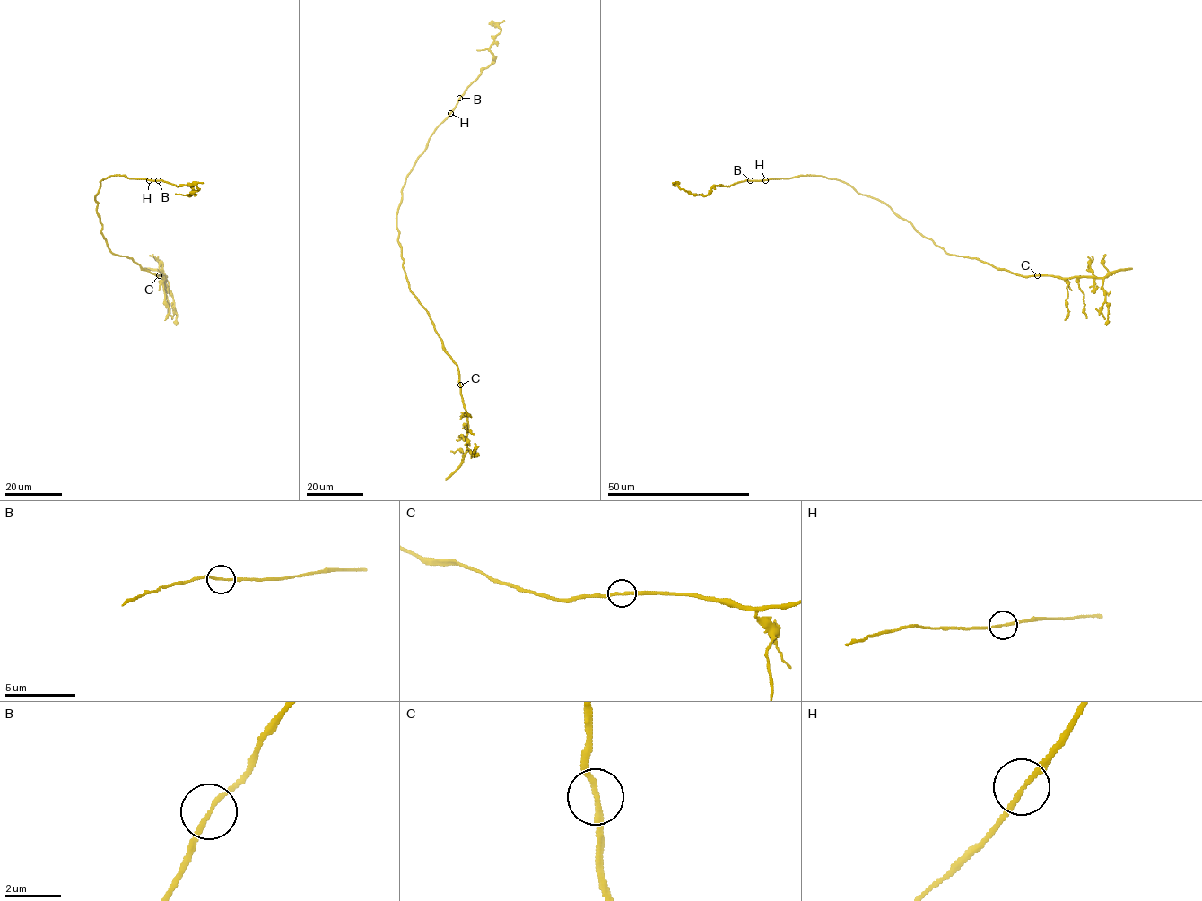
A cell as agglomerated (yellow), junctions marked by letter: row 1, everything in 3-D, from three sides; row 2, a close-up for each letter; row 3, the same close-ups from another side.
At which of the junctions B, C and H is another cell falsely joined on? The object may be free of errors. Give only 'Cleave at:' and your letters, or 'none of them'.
Cleave at: none of them

